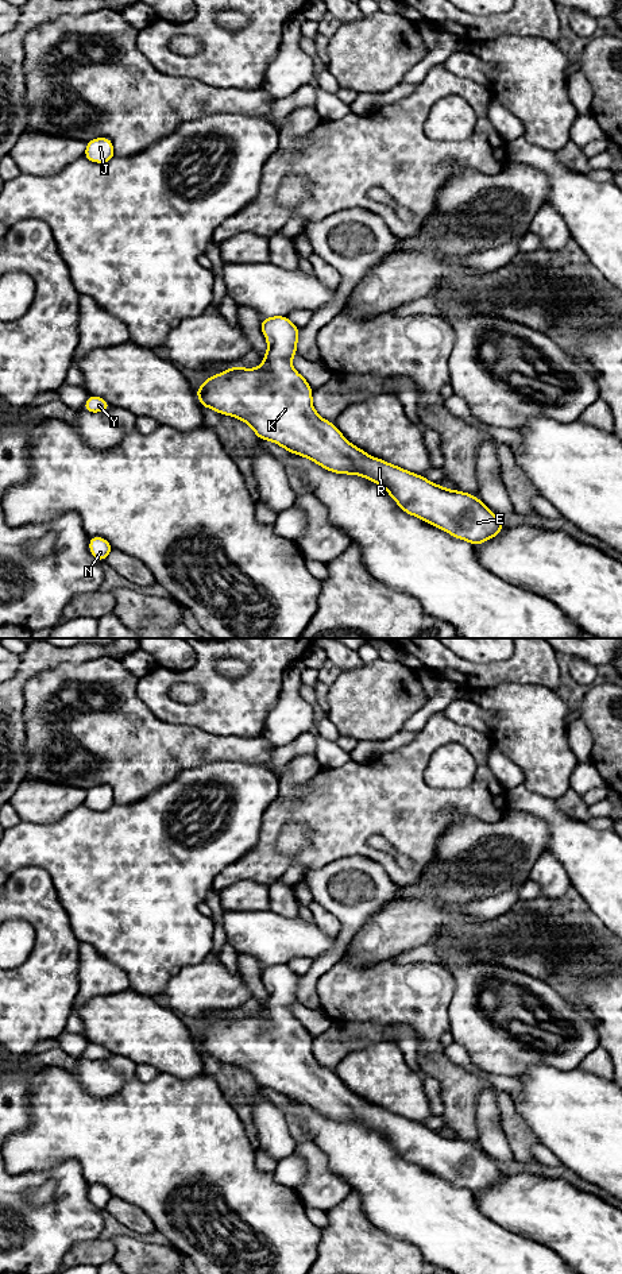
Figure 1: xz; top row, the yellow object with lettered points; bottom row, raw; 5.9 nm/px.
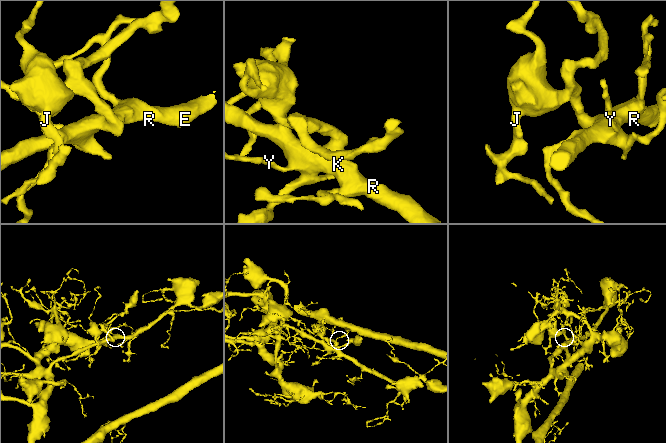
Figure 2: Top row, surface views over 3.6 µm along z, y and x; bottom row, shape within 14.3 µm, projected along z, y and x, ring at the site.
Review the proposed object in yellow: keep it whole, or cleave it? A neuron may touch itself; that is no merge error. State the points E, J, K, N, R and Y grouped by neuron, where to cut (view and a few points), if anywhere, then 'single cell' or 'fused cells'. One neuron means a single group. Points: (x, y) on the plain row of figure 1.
groups E J K N R Y; cut none; single cell

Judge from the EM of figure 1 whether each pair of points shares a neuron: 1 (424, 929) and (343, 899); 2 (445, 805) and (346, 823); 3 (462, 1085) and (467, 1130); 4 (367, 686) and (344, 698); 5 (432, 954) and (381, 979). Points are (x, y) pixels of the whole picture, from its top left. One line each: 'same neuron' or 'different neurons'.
1: different neurons
2: same neuron
3: same neuron
4: same neuron
5: different neurons

